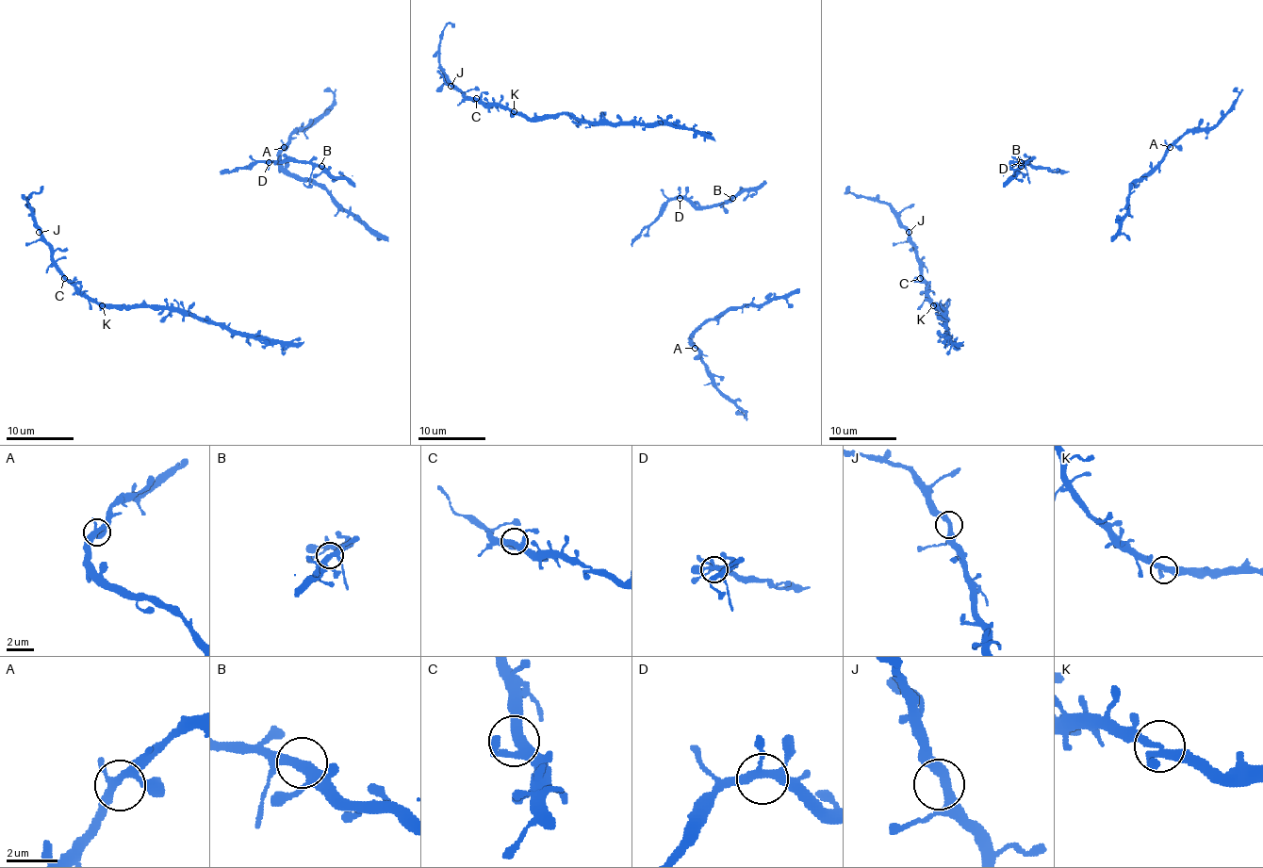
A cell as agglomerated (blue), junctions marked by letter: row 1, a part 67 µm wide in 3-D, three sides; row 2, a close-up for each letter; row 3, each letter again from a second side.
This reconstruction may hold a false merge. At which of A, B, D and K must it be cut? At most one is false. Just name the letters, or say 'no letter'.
no letter

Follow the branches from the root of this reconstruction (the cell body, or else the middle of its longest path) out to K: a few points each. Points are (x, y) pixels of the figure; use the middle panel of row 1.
K: (715, 140), (669, 125), (603, 125), (582, 122), (567, 115), (525, 118), (513, 111)

